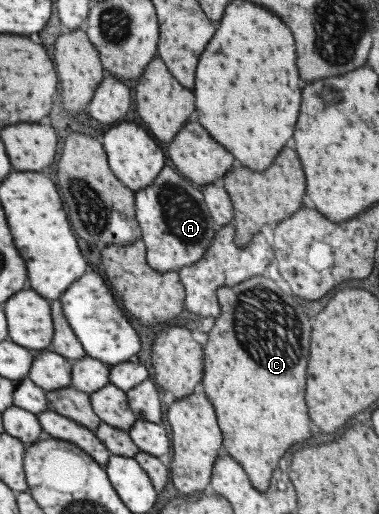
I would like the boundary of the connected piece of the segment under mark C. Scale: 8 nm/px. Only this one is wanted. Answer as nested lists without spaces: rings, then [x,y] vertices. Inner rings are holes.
[[[265,274],[249,277],[233,286],[221,285],[217,288],[216,300],[219,315],[214,318],[207,341],[202,346],[203,393],[214,408],[223,448],[241,465],[251,485],[263,492],[279,458],[283,458],[283,452],[309,438],[309,418],[303,402],[309,318],[299,302]]]

